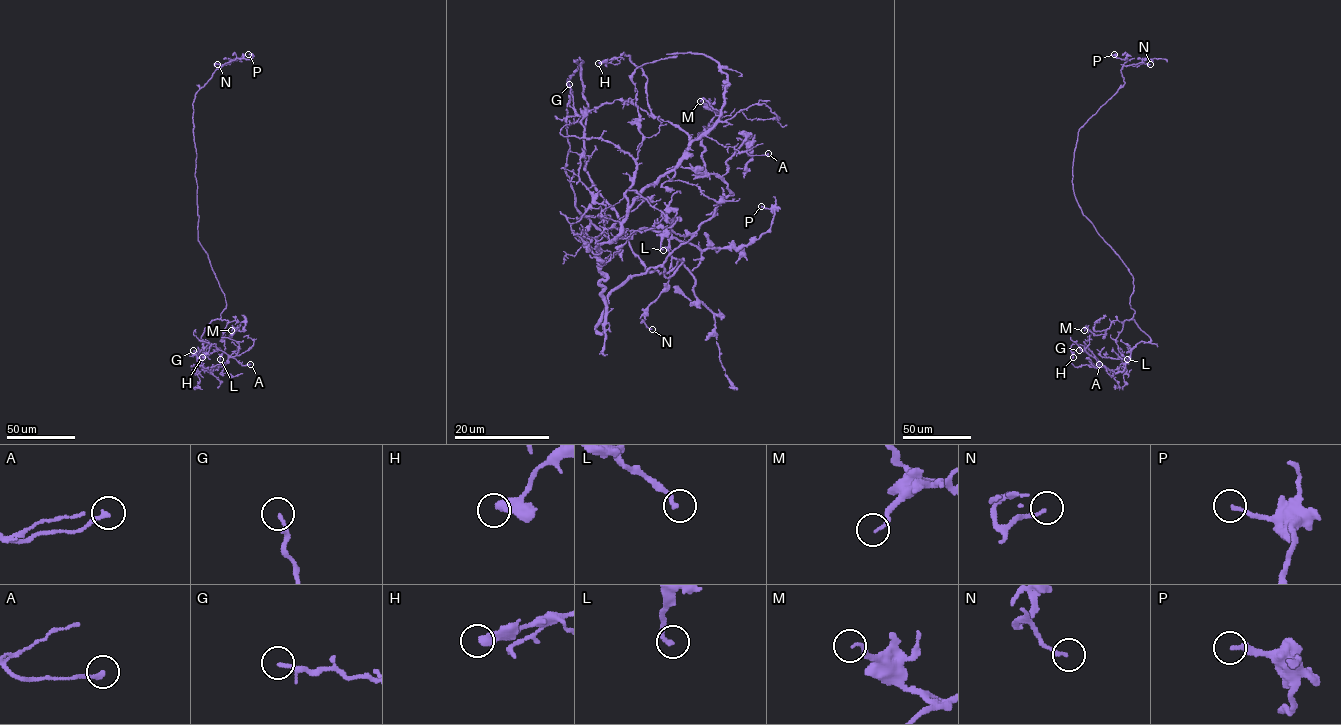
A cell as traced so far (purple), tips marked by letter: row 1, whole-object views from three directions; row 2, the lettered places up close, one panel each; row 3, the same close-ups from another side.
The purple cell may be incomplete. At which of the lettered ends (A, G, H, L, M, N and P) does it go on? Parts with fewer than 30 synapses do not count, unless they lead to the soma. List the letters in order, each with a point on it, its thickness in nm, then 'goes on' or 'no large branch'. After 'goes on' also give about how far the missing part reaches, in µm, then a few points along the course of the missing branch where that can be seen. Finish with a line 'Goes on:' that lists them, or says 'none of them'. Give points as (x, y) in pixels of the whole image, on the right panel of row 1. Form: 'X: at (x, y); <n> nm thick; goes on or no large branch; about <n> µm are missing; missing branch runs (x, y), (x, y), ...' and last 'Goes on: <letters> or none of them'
A: at (1099, 364); 190 nm thick; no large branch
G: at (1079, 350); 110 nm thick; no large branch
H: at (1073, 357); 440 nm thick; no large branch
L: at (1127, 359); 220 nm thick; no large branch
M: at (1084, 330); 150 nm thick; no large branch
N: at (1150, 64); 140 nm thick; no large branch
P: at (1114, 54); 200 nm thick; no large branch
Goes on: none of them

